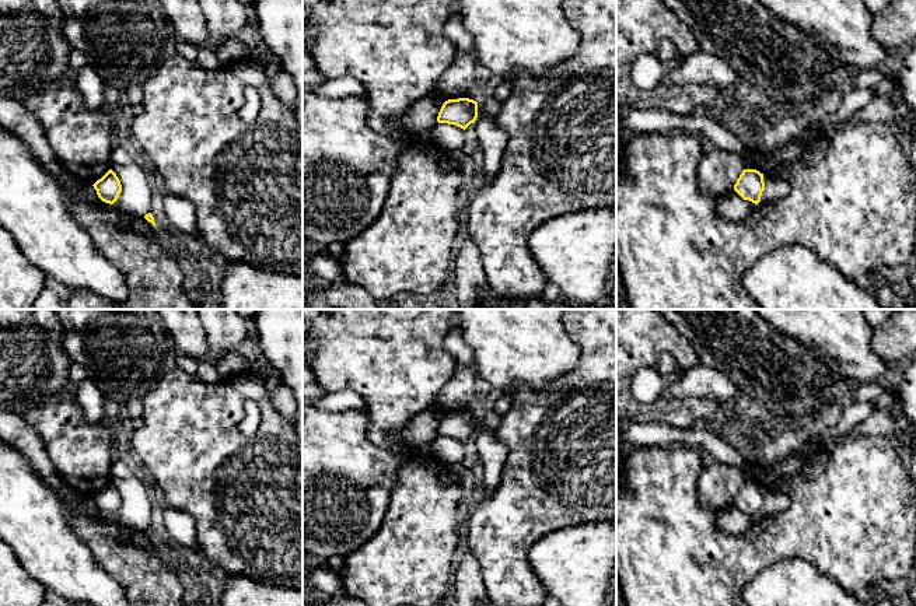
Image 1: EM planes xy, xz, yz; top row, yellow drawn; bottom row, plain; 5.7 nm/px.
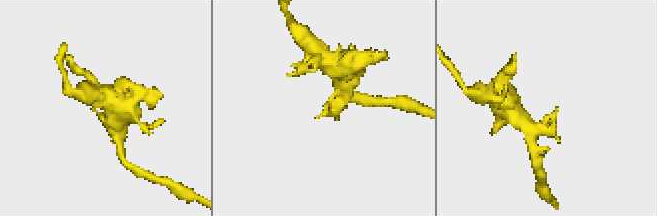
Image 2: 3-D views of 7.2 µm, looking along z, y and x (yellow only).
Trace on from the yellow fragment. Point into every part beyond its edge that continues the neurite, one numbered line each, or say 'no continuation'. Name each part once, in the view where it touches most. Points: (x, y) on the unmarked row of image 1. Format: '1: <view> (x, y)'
no continuation

